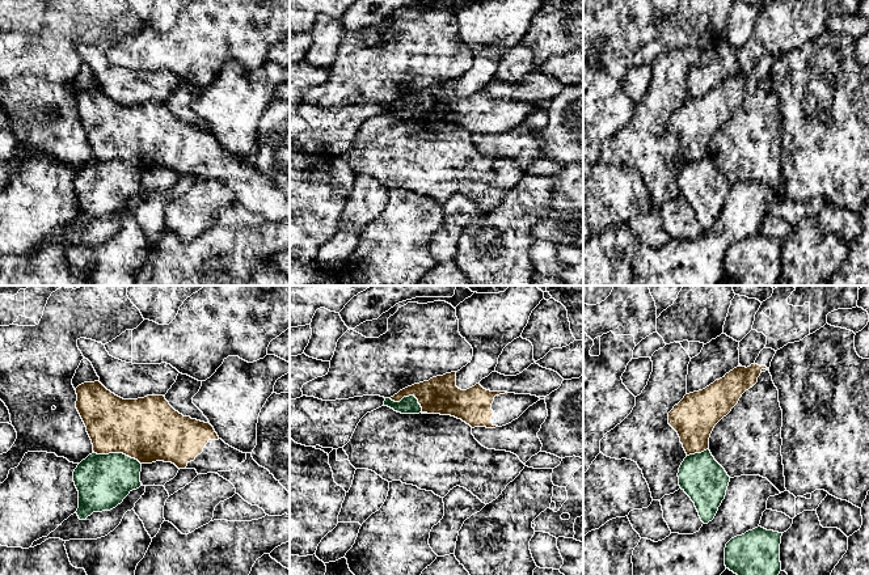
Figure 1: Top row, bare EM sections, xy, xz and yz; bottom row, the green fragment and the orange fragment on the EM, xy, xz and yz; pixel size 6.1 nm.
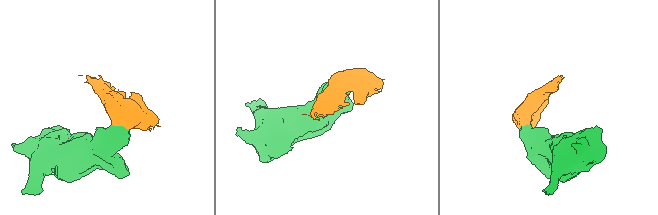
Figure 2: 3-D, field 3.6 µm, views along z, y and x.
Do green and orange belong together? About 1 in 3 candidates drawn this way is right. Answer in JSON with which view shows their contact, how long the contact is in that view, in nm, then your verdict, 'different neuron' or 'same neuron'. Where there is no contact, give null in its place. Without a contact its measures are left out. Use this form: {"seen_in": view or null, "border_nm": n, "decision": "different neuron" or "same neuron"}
{"seen_in": "xy", "border_nm": 300, "decision": "different neuron"}

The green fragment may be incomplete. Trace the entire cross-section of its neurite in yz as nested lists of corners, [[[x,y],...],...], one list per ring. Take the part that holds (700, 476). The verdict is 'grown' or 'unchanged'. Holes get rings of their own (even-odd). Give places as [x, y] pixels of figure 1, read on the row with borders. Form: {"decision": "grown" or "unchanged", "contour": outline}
{"decision": "unchanged", "contour": [[[710,451],[689,454],[679,468],[679,486],[695,503],[704,524],[712,521],[725,499],[730,477]]]}

